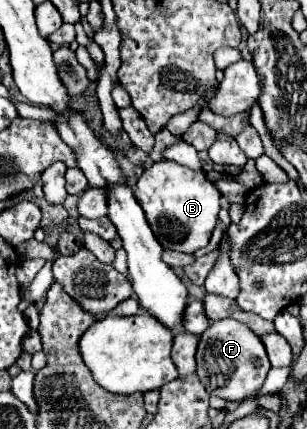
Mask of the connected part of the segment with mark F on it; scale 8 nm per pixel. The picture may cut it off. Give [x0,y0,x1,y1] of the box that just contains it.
[197,319,271,401]

